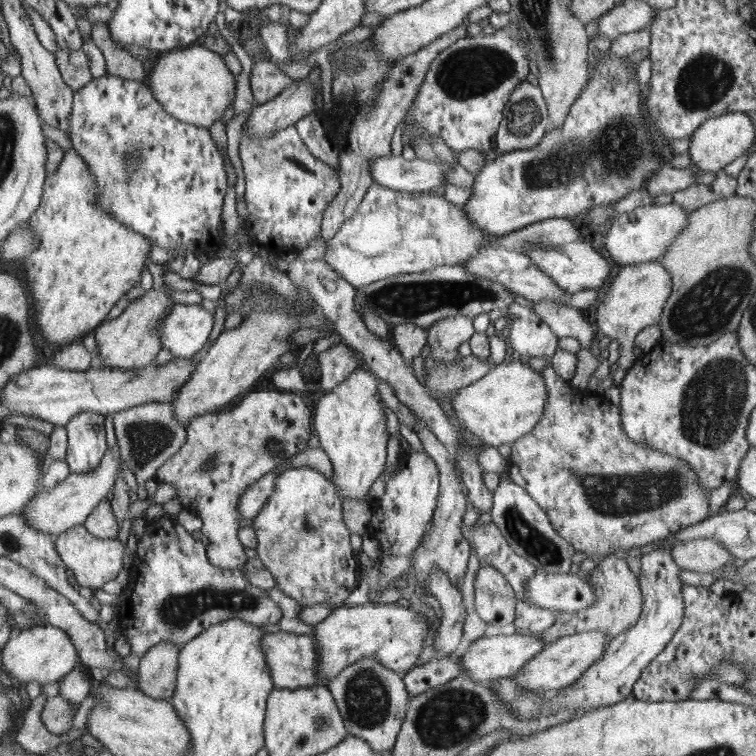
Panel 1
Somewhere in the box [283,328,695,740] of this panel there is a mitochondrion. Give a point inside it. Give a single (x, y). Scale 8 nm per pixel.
(647, 490)

